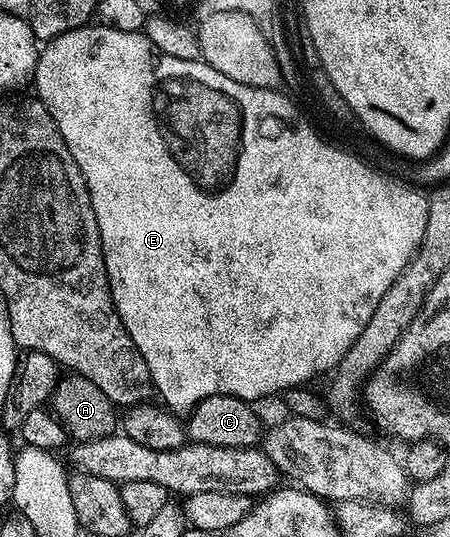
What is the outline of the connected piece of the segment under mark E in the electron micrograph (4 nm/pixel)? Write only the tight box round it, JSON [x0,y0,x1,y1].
[33,24,428,412]

